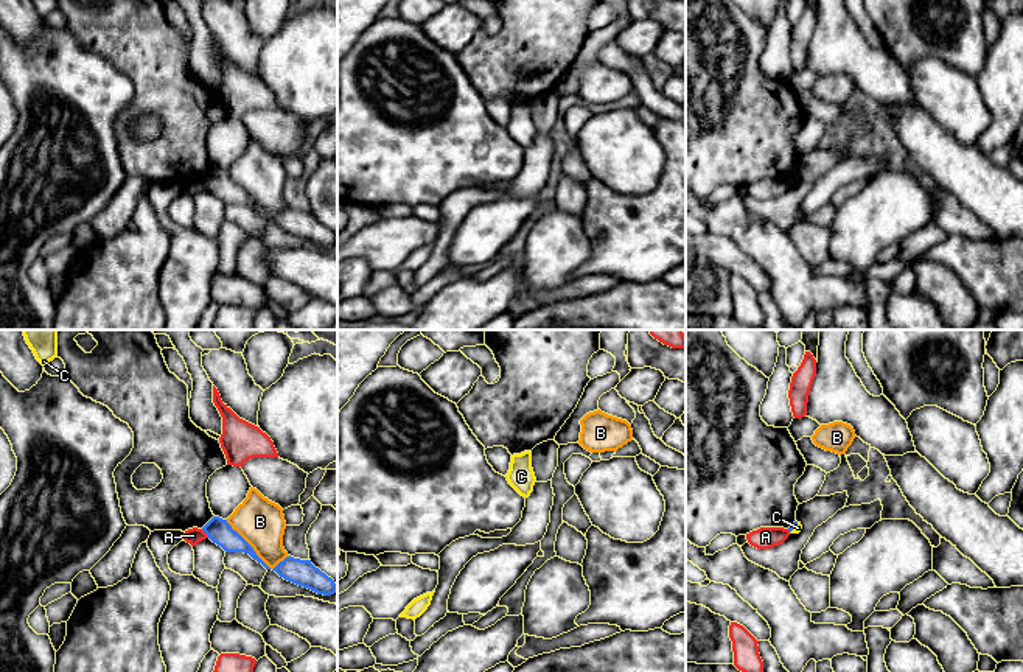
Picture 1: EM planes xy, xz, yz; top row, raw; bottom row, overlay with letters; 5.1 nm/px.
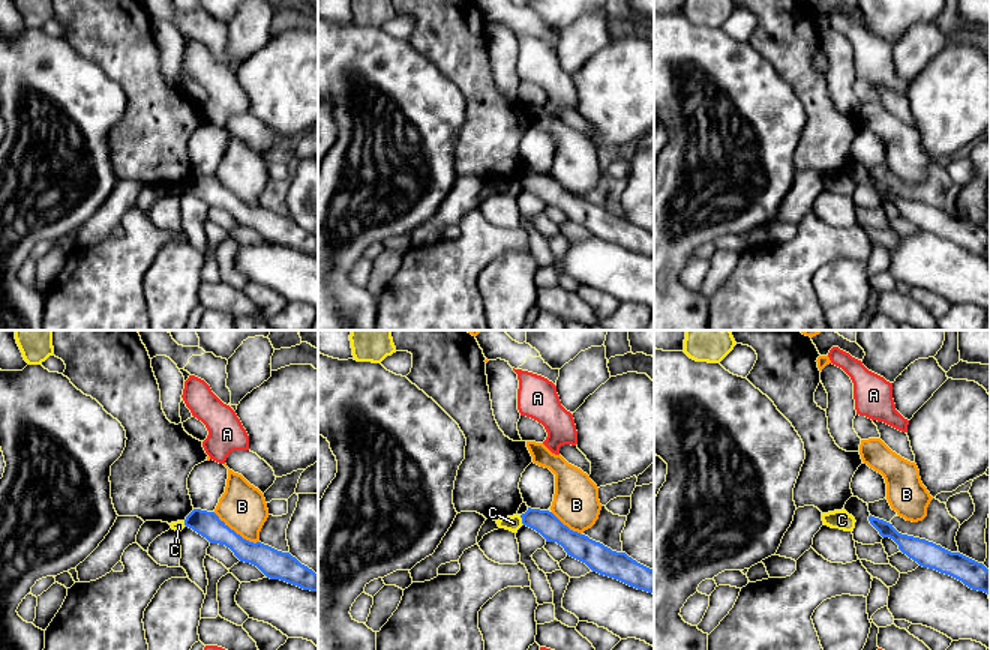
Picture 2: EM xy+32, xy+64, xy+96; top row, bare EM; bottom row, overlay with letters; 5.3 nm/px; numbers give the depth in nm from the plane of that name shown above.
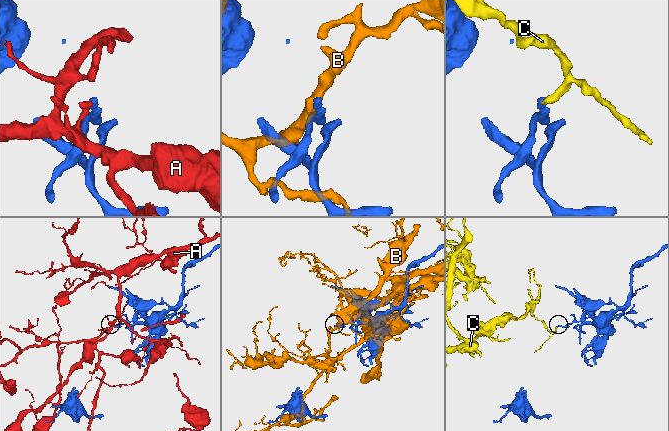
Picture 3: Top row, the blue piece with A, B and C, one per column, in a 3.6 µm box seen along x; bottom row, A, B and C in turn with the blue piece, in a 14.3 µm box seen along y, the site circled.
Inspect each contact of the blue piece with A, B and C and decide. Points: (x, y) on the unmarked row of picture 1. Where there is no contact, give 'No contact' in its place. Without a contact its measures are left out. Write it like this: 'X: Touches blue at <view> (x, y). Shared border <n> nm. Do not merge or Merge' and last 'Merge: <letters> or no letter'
A: Touches blue at xy (205, 184). Shared border 60 nm. Do not merge
B: Touches blue at xy (255, 206). Shared border 380 nm. Do not merge
C: Touches blue at yz (793, 179). Shared border 60 nm. Do not merge
Merge: no letter

